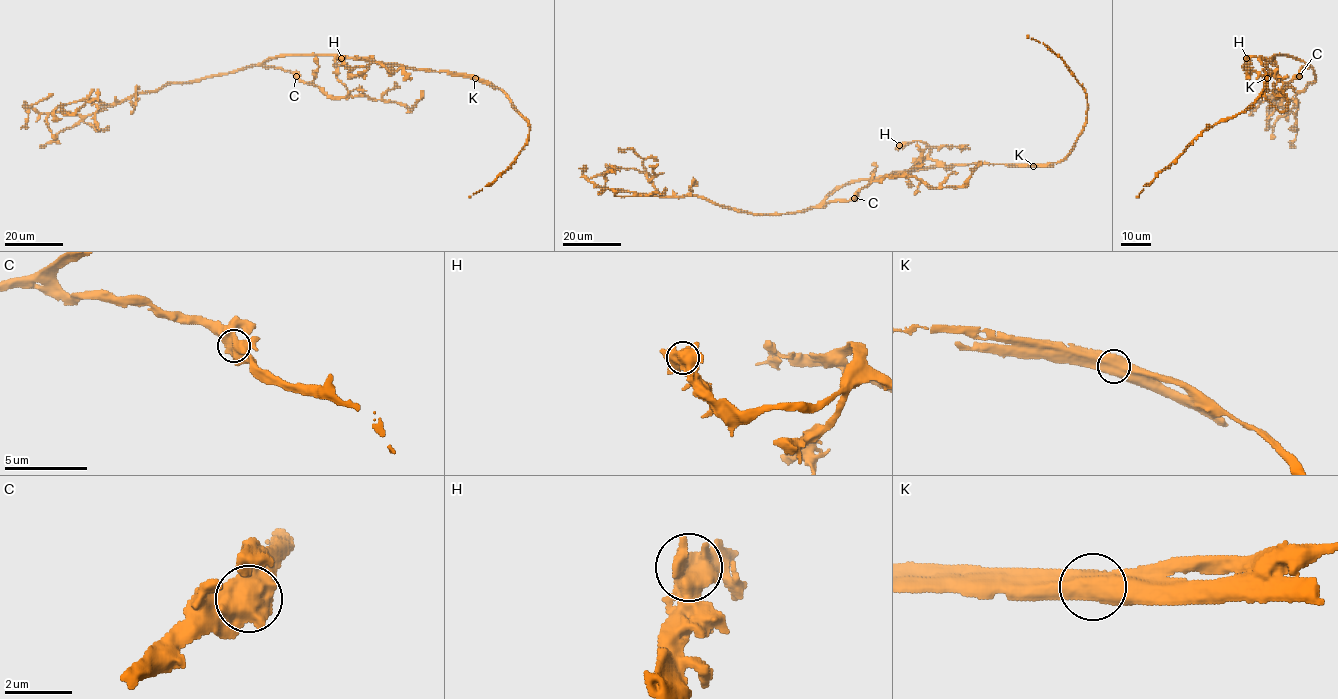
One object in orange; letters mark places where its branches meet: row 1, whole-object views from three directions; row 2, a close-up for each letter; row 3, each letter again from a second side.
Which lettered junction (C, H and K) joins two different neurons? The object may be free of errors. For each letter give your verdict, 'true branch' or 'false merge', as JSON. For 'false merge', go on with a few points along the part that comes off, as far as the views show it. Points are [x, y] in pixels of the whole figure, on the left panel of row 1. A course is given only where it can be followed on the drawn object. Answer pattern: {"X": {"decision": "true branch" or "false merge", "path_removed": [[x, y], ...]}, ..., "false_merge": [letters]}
{"C": {"decision": "true branch"}, "H": {"decision": "true branch"}, "K": {"decision": "false merge", "path_removed": [[475, 78], [447, 73]]}, "false_merge": ["K"]}

